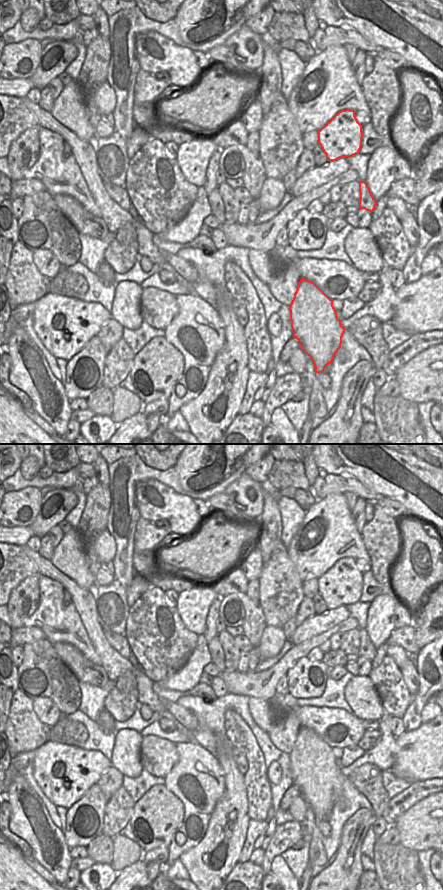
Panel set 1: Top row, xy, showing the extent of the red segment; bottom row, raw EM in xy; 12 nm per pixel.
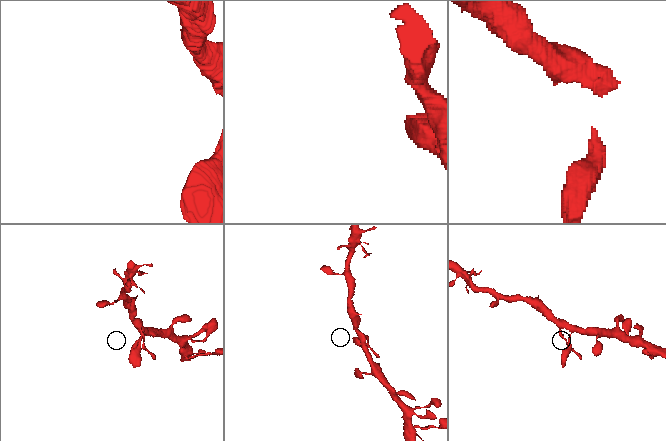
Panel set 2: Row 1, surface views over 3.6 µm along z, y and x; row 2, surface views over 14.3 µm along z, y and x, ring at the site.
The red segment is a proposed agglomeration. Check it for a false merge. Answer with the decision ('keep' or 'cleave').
keep

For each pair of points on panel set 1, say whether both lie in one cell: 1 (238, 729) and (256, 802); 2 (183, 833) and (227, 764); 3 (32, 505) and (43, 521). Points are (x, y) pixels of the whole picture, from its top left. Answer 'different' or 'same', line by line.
1: same
2: different
3: different

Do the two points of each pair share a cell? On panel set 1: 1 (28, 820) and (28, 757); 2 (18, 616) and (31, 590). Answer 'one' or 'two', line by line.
1: two
2: one

